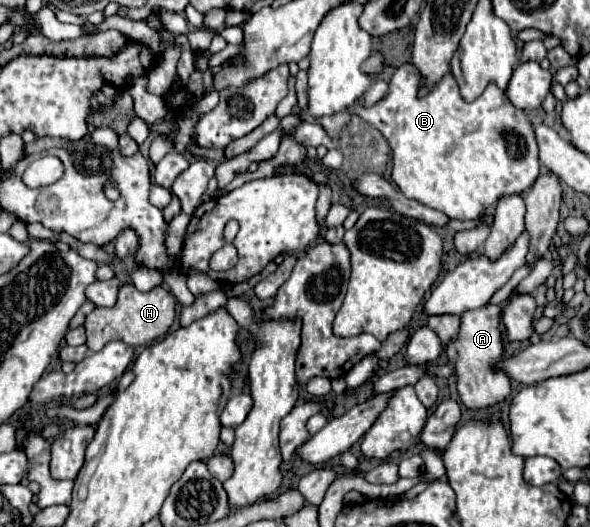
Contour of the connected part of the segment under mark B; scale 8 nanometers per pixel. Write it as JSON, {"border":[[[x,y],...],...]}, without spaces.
{"border":[[[403,63],[397,67],[389,81],[389,91],[373,107],[363,111],[365,121],[381,131],[389,141],[393,151],[393,173],[391,179],[397,183],[399,191],[417,199],[419,203],[445,213],[451,219],[477,219],[481,211],[495,205],[501,195],[523,193],[529,189],[529,183],[539,175],[539,149],[531,123],[531,115],[523,109],[517,109],[495,83],[489,83],[487,89],[471,103],[463,101],[459,85],[449,71],[425,97],[419,97],[421,73],[413,63]]]}

